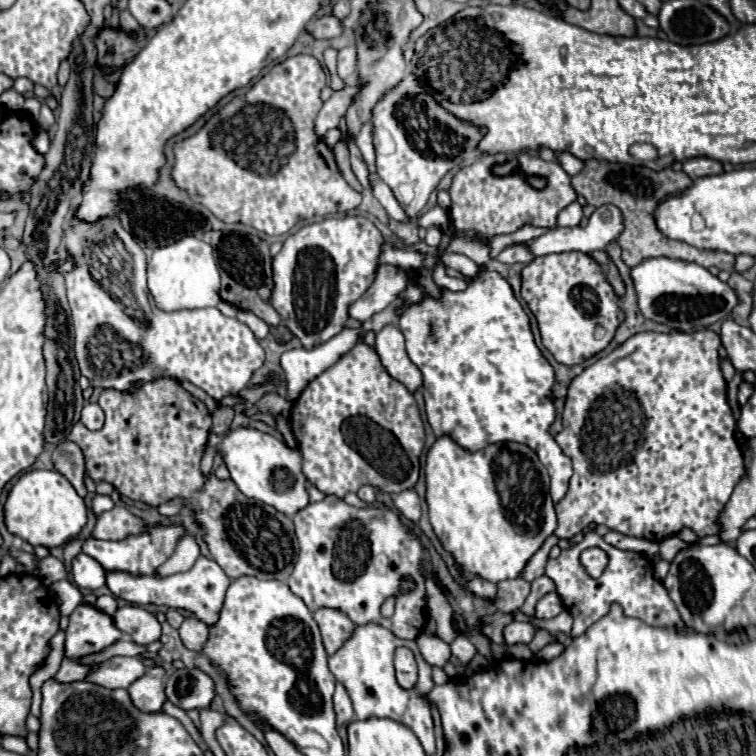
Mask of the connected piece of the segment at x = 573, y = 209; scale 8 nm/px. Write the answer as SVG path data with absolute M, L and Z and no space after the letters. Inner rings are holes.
M574 202L572 206L568 206L568 210L560 212L560 226L568 226L574 228L578 226L582 220L582 206L578 202Z

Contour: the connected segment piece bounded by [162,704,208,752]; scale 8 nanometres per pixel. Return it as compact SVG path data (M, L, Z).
M166 704L164 708L162 708L164 712L168 712L170 716L174 716L174 718L178 718L182 724L184 724L184 728L192 734L192 738L194 738L194 742L204 750L204 752L208 752L208 746L206 746L206 742L204 742L204 738L202 738L202 734L200 734L200 730L192 724L192 720L188 718L188 714L186 712L182 712L182 710L178 710L178 708L174 708L172 704Z

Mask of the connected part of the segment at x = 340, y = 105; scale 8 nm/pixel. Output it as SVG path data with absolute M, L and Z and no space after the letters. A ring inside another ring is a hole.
M352 84L352 86L346 86L344 90L340 92L334 92L330 96L328 102L324 102L322 110L318 112L316 120L314 120L314 132L316 136L324 136L330 128L336 128L336 122L340 120L340 116L346 114L346 108L348 108L348 102L352 102L352 98L358 94L358 86Z

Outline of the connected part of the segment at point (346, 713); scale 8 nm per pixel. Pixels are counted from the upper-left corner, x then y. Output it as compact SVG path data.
M340 682L336 684L336 692L334 692L334 710L336 710L338 726L342 726L344 722L352 722L354 720L354 708L352 708L350 696L348 696L346 688Z

